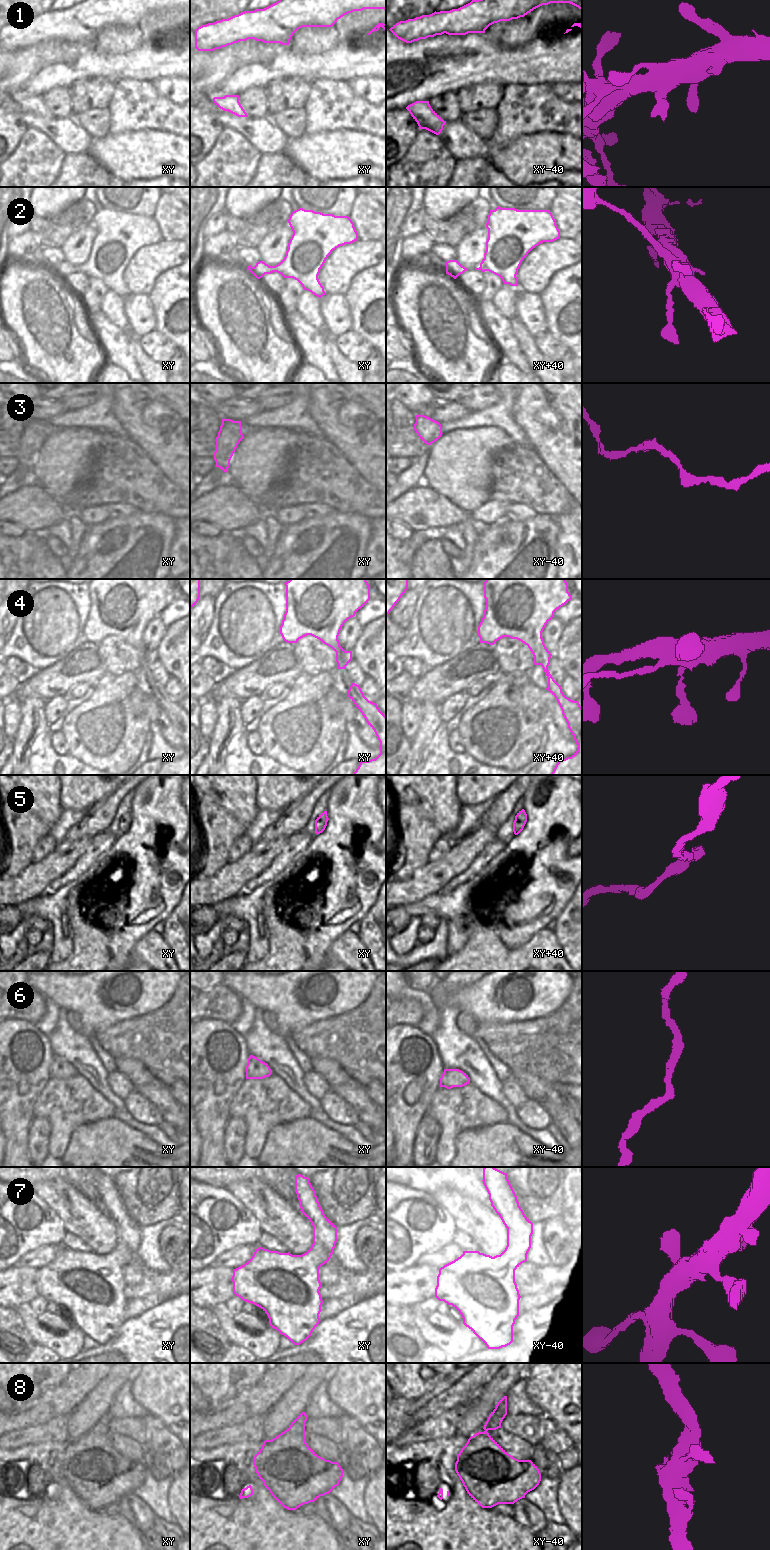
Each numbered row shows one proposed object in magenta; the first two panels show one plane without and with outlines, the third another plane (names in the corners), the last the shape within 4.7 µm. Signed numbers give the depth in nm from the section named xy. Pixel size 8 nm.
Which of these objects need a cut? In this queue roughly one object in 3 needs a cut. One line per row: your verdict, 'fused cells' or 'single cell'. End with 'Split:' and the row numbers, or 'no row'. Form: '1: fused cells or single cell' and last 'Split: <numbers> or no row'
1: single cell
2: single cell
3: single cell
4: single cell
5: single cell
6: single cell
7: single cell
8: single cell
Split: no row

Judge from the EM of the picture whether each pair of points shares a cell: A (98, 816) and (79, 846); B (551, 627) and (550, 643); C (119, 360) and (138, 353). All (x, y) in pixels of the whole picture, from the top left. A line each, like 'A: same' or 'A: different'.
A: different
B: same
C: different

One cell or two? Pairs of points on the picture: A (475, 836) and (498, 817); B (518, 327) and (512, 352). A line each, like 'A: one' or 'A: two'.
A: two
B: two

